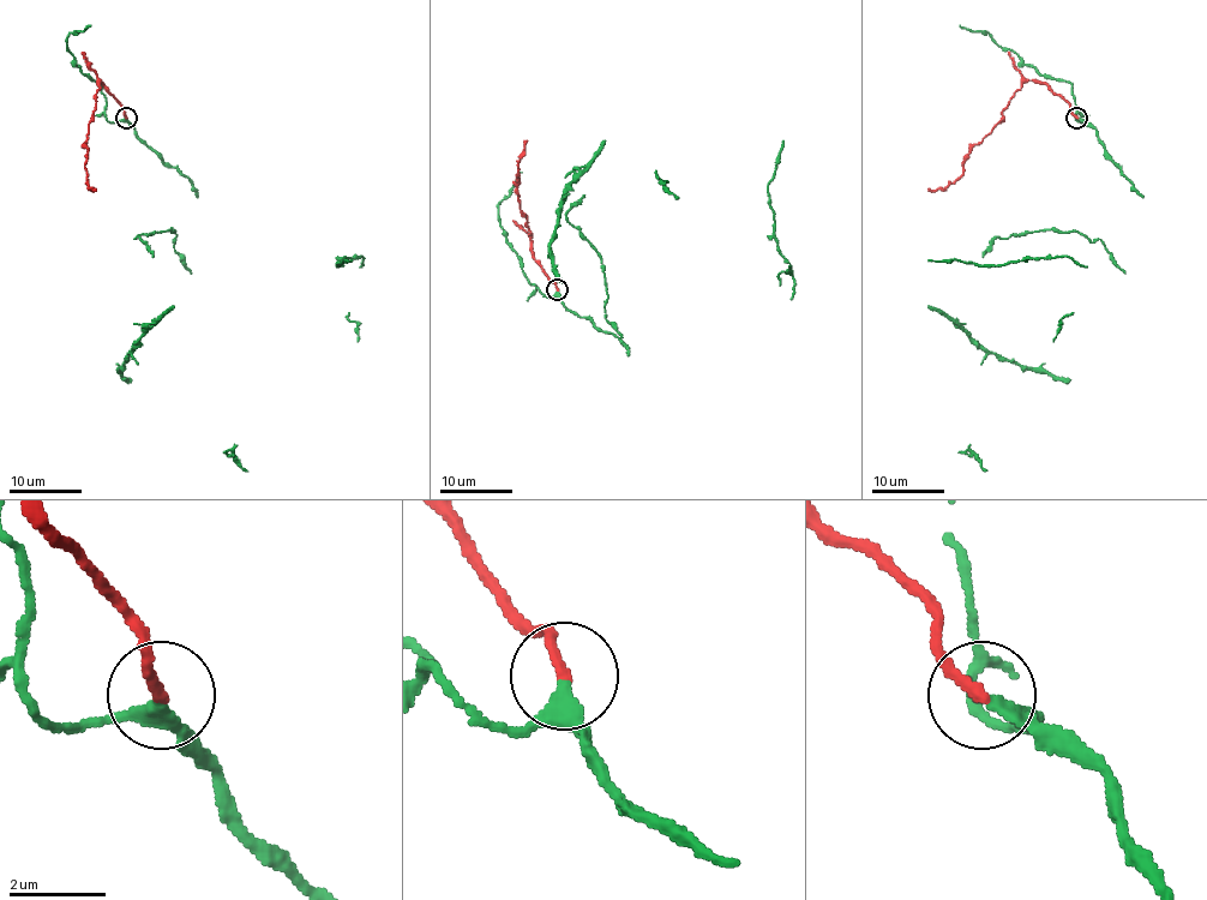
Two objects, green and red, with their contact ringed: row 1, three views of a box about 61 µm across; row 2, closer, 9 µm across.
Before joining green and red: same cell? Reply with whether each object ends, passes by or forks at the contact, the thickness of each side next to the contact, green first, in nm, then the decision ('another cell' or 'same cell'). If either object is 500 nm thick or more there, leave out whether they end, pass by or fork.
green passes by | red ends | 240/240 nm | same cell

